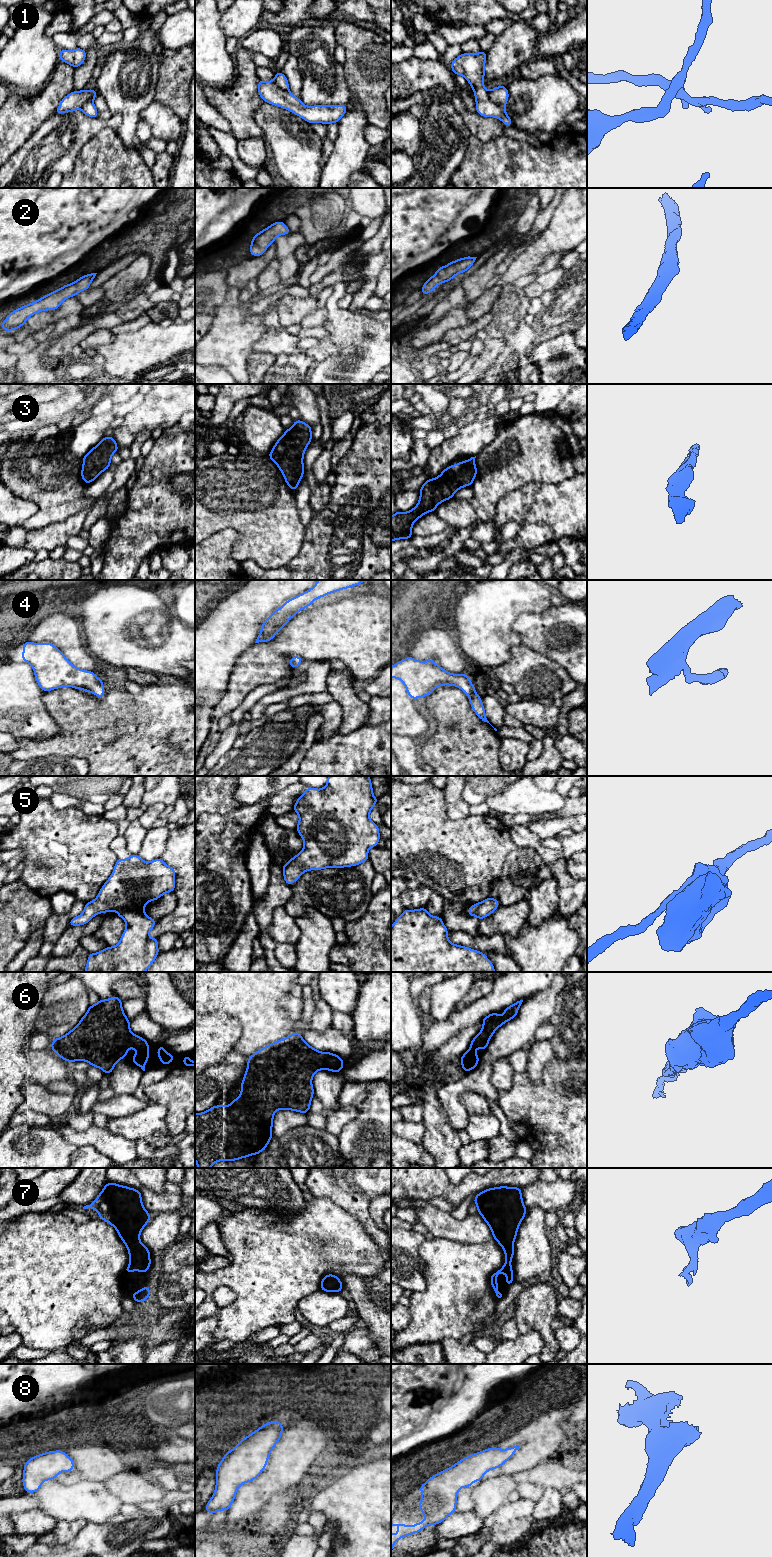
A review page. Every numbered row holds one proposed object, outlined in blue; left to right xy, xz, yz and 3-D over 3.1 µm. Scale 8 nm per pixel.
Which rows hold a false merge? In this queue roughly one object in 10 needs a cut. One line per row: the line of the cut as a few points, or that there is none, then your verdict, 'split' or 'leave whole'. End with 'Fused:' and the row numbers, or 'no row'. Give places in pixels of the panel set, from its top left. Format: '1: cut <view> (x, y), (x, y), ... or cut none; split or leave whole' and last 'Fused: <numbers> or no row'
1: cut yz (487, 91), (487, 95), (491, 100), (504, 106); split
2: cut none; leave whole
3: cut none; leave whole
4: cut none; leave whole
5: cut none; leave whole
6: cut none; leave whole
7: cut none; leave whole
8: cut none; leave whole
Fused: 1

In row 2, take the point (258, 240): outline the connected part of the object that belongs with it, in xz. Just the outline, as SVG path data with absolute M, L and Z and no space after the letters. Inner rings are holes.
M277 221L263 229L252 237L249 251L252 256L258 257L264 254L267 248L275 243L275 238L280 235L289 234L291 230L282 221Z

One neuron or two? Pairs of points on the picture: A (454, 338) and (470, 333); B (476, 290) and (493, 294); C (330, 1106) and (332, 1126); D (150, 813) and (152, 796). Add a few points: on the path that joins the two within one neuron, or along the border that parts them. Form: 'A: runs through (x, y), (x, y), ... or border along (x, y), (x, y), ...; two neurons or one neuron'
A: runs through (458, 335), (466, 333); one neuron
B: border along (487, 288), (466, 305); two neurons
C: border along (339, 1107), (325, 1113); two neurons
D: border along (166, 805), (153, 803), (147, 807); two neurons

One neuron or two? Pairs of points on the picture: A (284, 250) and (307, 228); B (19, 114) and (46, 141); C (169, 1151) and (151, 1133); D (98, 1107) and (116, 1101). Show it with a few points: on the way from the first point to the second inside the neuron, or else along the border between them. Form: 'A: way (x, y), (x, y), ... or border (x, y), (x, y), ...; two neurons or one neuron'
A: border (300, 231), (306, 242); two neurons
B: border (52, 113), (20, 147); two neurons
C: border (141, 1140), (158, 1148), (168, 1145); two neurons
D: way (102, 1107), (110, 1107), (112, 1105); one neuron

